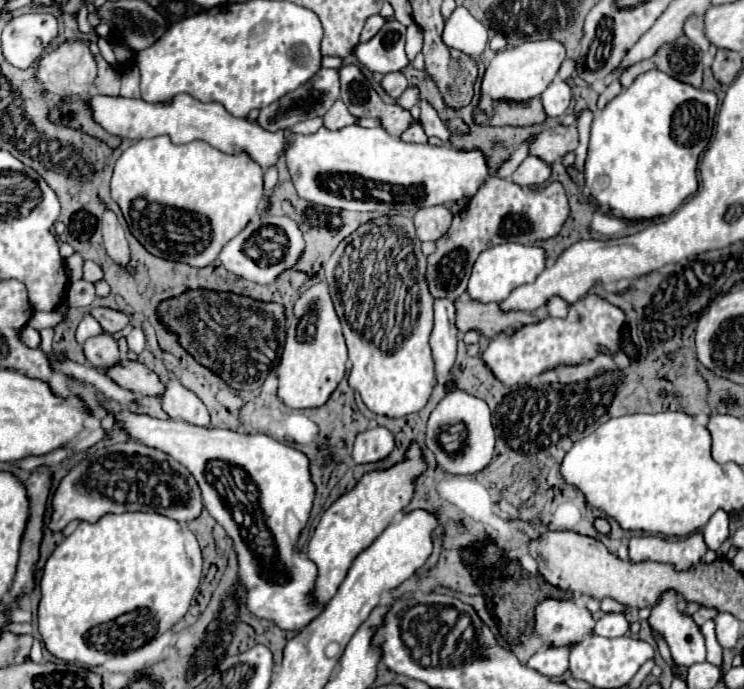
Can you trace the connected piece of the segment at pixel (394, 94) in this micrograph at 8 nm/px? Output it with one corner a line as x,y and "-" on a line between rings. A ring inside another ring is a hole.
390,72
384,76
384,80
380,82
380,86
386,90
386,94
394,100
398,100
398,96
404,92
404,88
408,88
408,80
402,72

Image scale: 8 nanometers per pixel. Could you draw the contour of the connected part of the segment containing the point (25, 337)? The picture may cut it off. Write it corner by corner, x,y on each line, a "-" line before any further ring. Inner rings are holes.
30,326
22,328
20,340
22,340
22,344
26,344
28,348
40,348
40,332
34,330
34,328
30,328

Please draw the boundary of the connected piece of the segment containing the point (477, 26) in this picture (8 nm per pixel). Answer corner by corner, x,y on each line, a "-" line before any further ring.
456,6
448,18
448,30
444,32
444,42
450,48
462,50
464,54
476,58
488,46
488,28
476,20
468,8

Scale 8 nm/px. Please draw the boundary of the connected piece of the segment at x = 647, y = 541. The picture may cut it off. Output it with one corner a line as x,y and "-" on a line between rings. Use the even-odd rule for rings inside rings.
694,532
682,540
664,540
660,536
638,536
630,538
630,560
632,562
666,562
676,570
686,570
702,560
706,554
706,542
702,532

